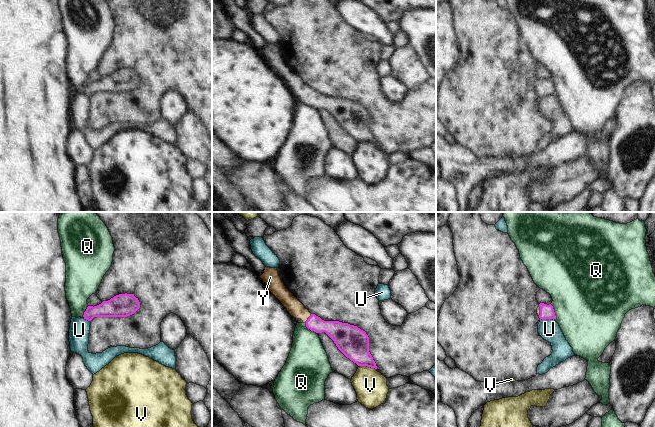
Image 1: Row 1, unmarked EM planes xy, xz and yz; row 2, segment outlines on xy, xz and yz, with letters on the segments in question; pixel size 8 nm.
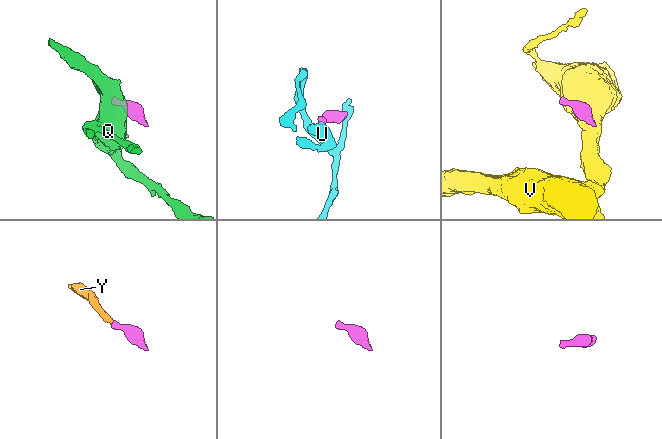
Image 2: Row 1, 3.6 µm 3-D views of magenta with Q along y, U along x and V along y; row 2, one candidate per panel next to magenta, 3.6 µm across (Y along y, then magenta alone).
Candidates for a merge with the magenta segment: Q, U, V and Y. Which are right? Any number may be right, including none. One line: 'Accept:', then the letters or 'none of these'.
Accept: Y

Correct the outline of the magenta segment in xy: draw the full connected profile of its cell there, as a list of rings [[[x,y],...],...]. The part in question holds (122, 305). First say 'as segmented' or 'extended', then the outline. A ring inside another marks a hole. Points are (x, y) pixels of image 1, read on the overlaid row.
as segmented; [[[119,294],[97,306],[88,306],[84,319],[91,321],[94,317],[127,317],[140,308],[140,302],[134,294]]]

